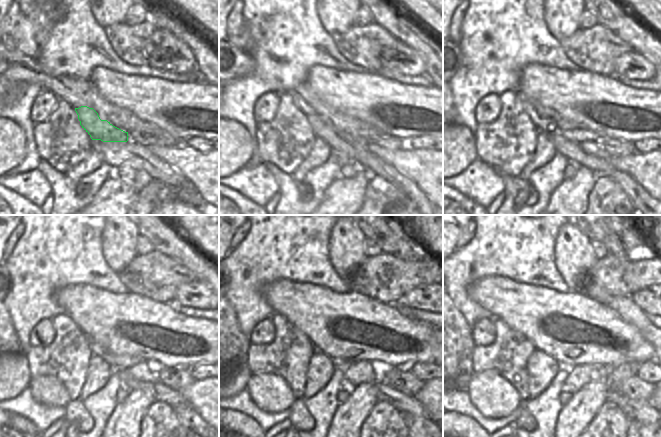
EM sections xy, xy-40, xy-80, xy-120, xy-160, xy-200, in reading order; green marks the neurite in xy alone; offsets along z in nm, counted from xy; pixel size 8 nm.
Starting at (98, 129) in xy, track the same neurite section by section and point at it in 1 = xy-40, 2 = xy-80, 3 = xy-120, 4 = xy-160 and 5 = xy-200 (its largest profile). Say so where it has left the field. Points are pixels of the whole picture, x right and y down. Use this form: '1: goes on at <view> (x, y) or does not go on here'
1: goes on at xy-40 (341, 142)
2: goes on at xy-80 (571, 150)
3: goes on at xy-120 (161, 393)
4: goes on at xy-160 (407, 405)
5: goes on at xy-200 (644, 413)

